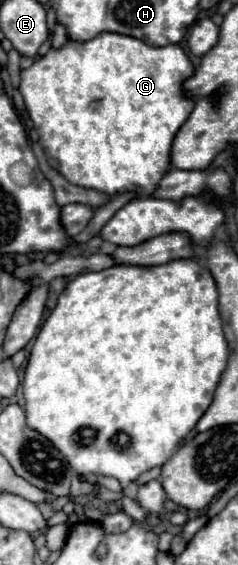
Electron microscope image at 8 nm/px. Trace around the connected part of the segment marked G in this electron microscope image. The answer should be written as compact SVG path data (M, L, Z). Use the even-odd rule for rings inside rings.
M100 33L92 41L86 41L86 43L68 41L62 49L50 49L42 59L34 61L32 67L28 67L28 69L24 69L20 73L20 93L24 97L26 109L30 113L30 119L36 121L36 133L40 137L40 145L46 151L48 163L60 175L64 175L74 185L80 185L80 187L86 187L86 189L104 191L108 195L116 195L116 193L126 193L128 191L128 193L138 193L140 197L150 197L150 195L154 195L154 191L156 191L158 183L162 181L162 177L172 169L170 147L172 147L174 135L180 129L180 125L188 119L190 111L196 105L196 99L190 97L184 91L184 81L190 79L192 75L194 75L194 65L186 57L186 53L182 51L180 45L152 47L152 45L146 45L140 39L134 39L134 37L124 37L124 35L118 35L118 33Z

